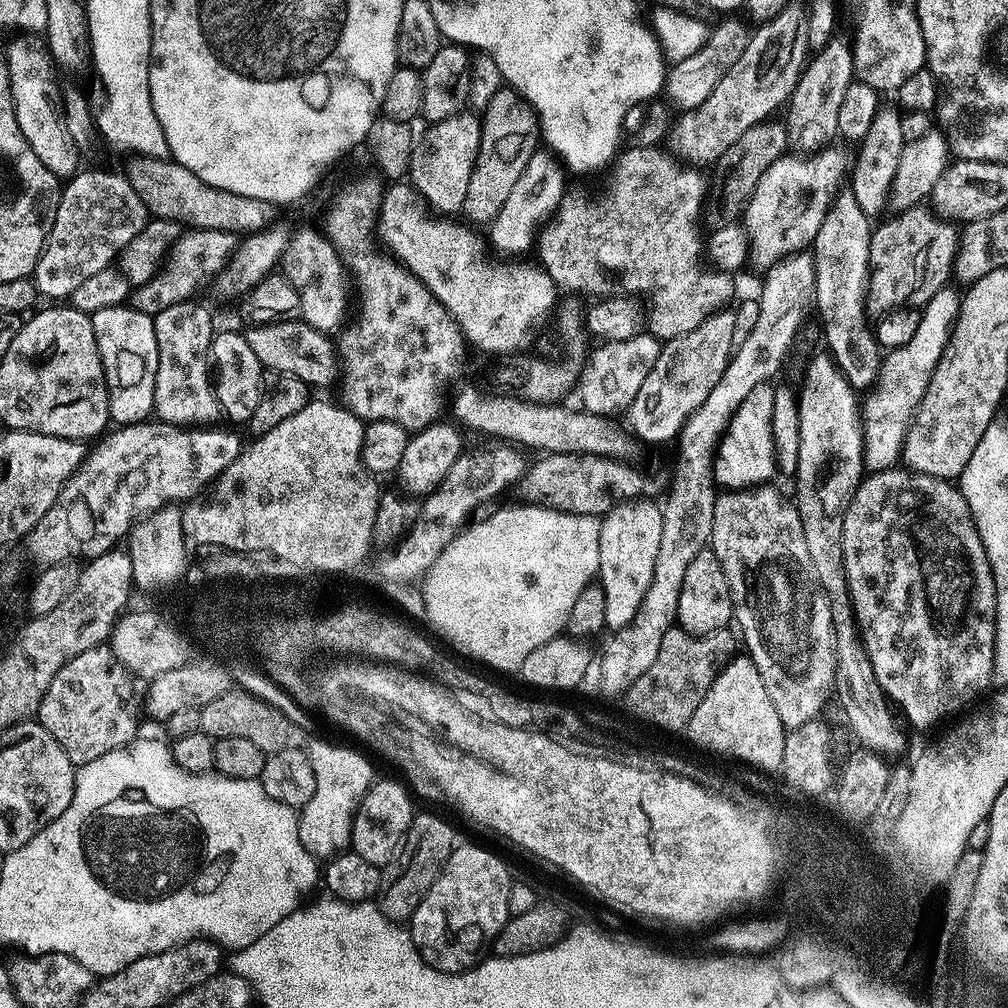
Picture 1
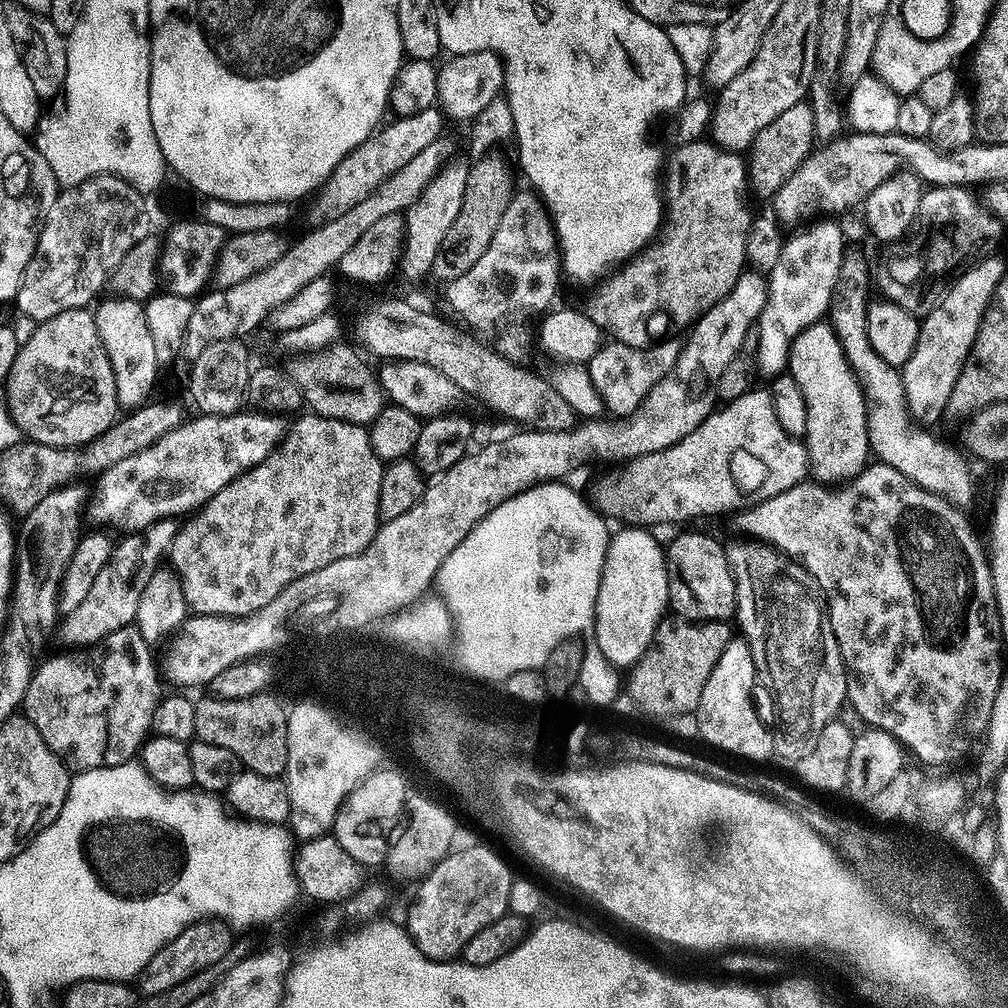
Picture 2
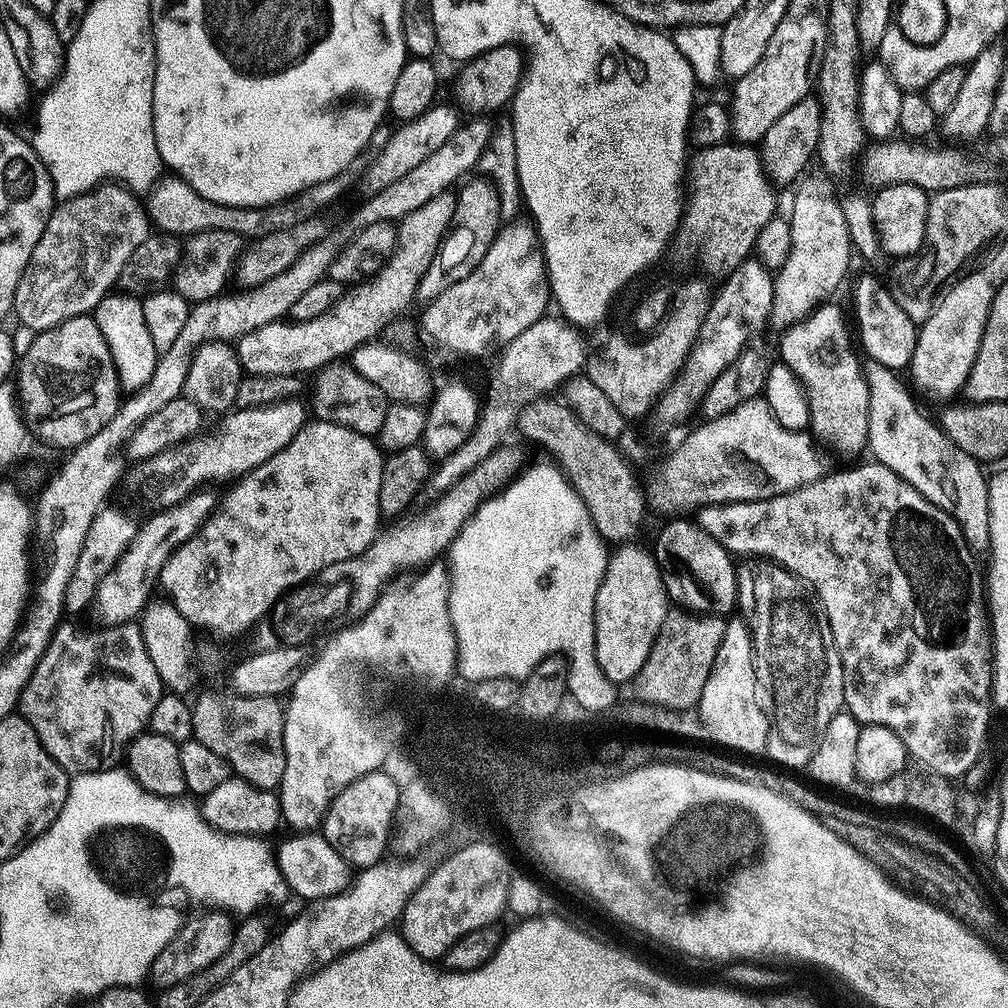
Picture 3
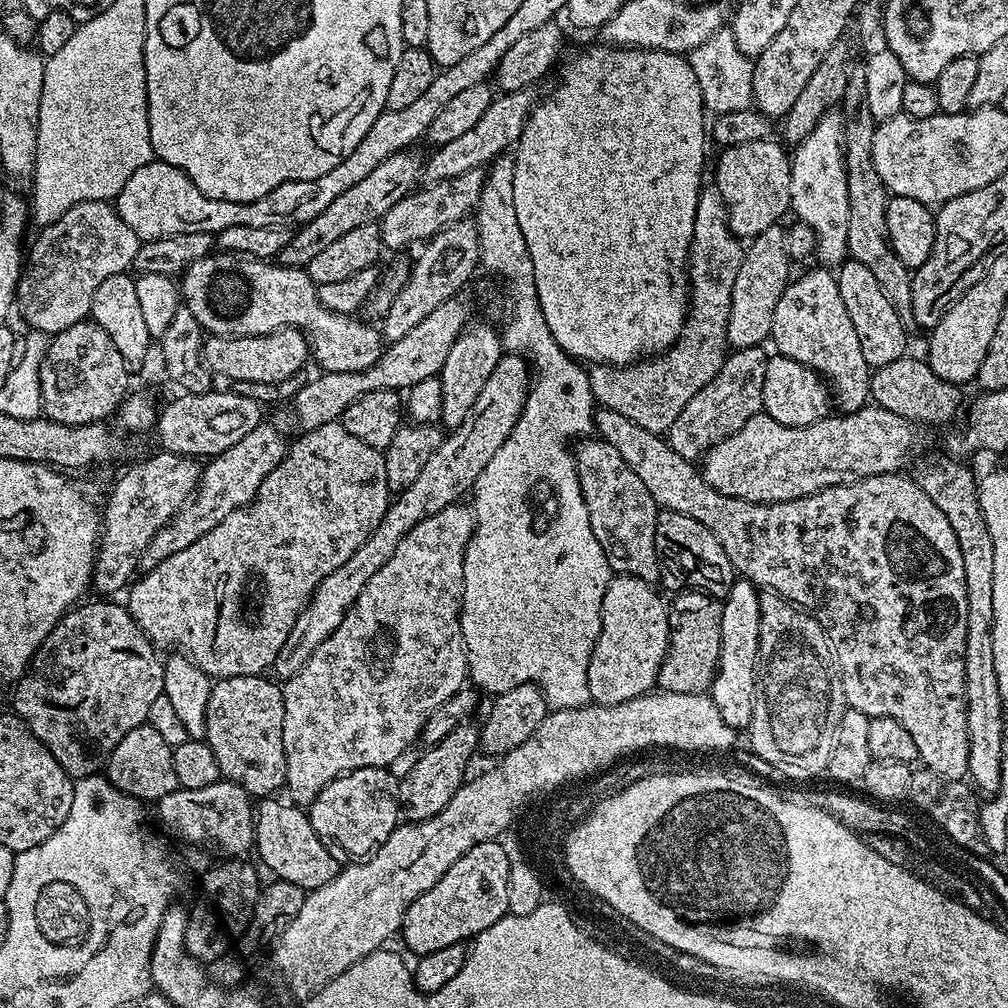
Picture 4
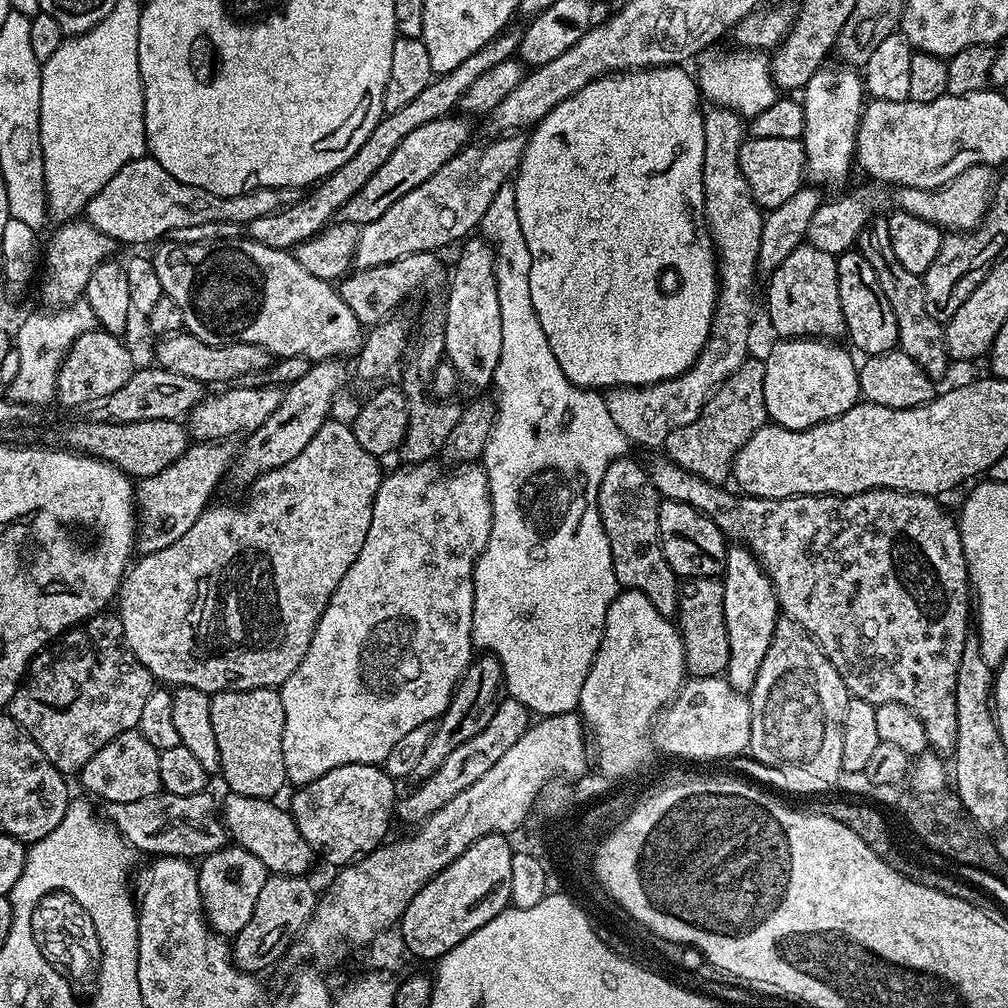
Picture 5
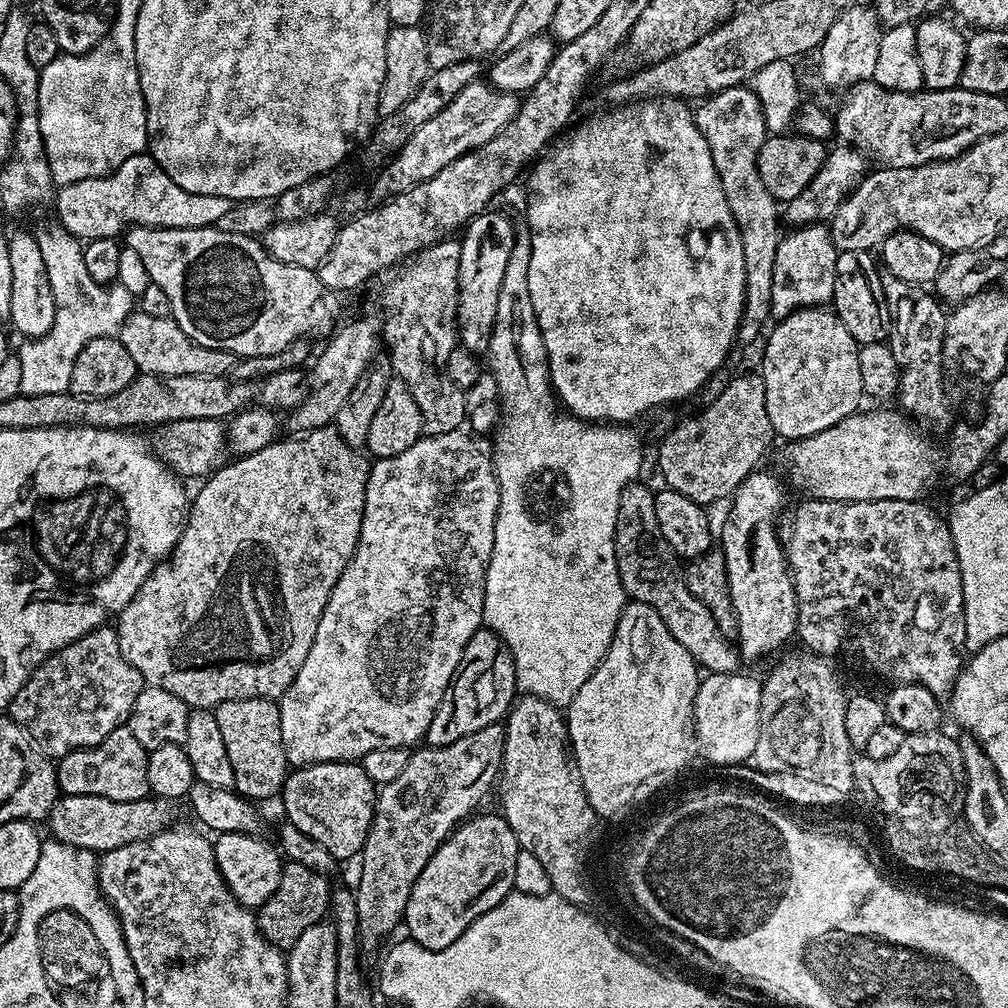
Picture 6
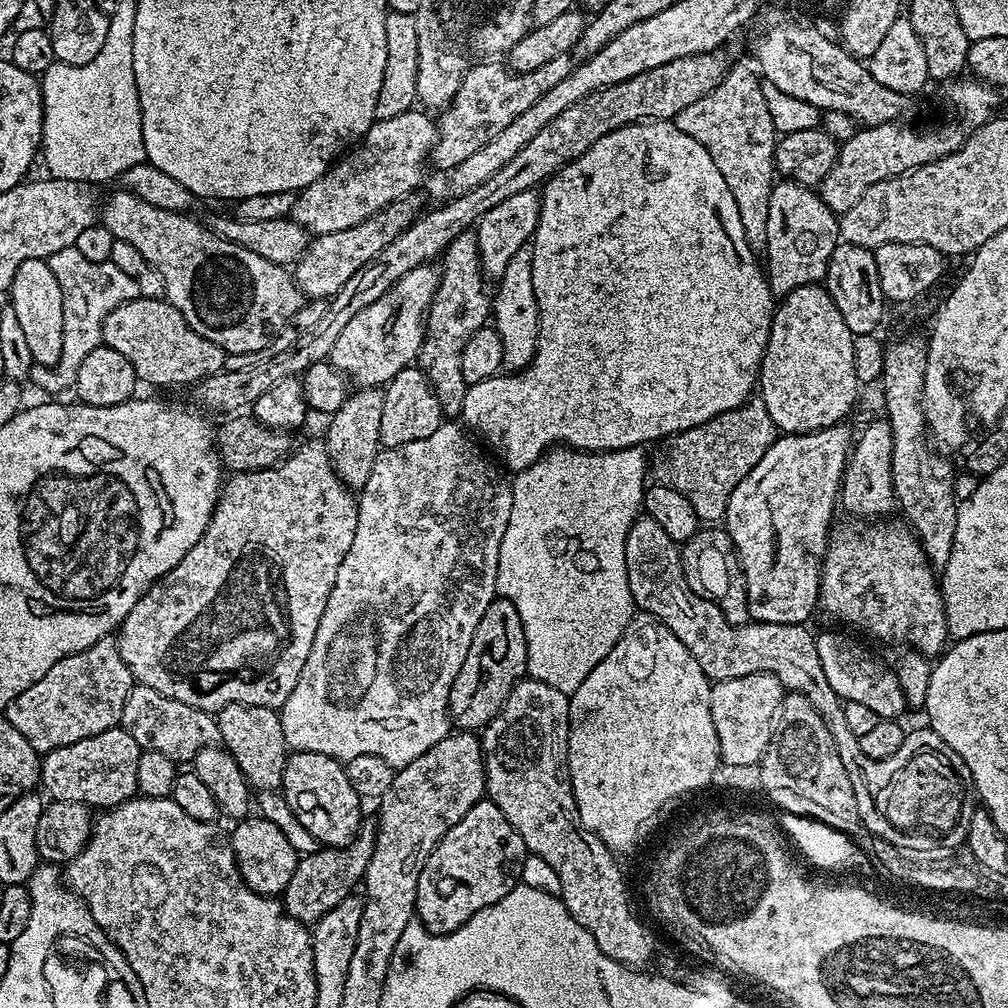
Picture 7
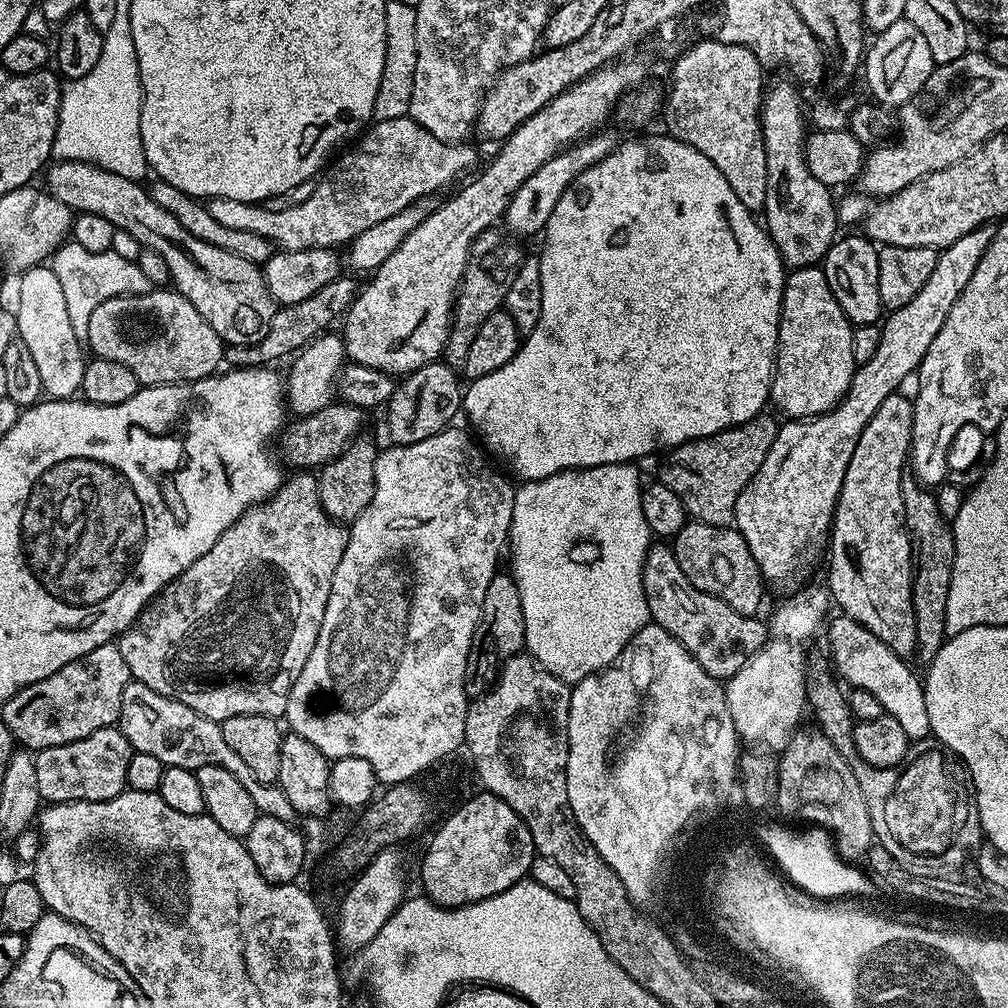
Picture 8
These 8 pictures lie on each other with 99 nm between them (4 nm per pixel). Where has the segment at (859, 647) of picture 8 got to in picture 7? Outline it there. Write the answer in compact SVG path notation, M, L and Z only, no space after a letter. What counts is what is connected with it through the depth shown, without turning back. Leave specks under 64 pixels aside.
M824 632L816 636L818 646L818 658L822 662L822 671L830 681L830 687L834 694L847 702L862 702L862 706L870 706L874 714L878 714L881 720L895 720L903 717L908 703L902 692L902 686L898 682L895 671L887 668L876 656L863 652L860 648L852 648L852 640L843 636L840 632Z

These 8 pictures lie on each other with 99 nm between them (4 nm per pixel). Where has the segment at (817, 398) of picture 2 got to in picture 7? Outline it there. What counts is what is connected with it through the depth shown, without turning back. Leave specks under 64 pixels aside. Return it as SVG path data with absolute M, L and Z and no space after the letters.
M787 178L773 183L770 218L766 220L768 244L763 251L768 256L766 275L773 297L783 298L807 284L820 284L828 275L830 254L834 254L841 240L837 213L822 202L819 191Z

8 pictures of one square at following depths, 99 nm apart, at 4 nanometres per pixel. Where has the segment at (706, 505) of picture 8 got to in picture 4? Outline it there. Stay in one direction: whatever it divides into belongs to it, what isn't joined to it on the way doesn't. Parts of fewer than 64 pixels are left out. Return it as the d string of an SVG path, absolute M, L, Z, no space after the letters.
M763 347L737 348L729 351L724 358L724 364L718 370L718 374L690 402L678 418L668 427L666 439L670 447L678 454L682 454L684 460L699 461L707 453L708 449L722 442L730 434L742 430L754 414L761 412L764 406L762 386L766 382L766 362L769 358Z

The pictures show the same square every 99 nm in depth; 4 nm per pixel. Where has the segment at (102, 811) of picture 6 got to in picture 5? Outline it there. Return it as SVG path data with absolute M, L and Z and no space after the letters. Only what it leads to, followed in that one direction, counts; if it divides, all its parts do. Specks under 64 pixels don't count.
M161 790L150 798L138 798L138 802L108 804L106 816L137 853L152 852L153 857L203 858L226 844L226 829L217 801L215 804L208 795L207 791L170 794Z

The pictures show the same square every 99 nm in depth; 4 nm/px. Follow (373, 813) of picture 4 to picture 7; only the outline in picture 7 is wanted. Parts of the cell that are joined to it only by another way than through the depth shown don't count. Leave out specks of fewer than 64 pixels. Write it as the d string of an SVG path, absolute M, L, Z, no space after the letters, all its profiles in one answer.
M292 752L284 767L280 788L286 802L290 802L290 810L298 814L298 822L302 822L321 845L344 848L360 831L362 798L354 786L350 786L347 767L332 756Z

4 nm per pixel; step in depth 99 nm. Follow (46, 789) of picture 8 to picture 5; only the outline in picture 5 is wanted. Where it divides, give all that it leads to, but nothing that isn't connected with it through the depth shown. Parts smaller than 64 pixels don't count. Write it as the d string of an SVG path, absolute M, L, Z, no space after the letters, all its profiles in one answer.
M139 730L118 734L82 770L78 773L78 780L93 797L101 796L108 804L122 802L138 802L138 798L150 798L154 793L161 791L158 778L158 758L160 749L150 746L146 738L142 738Z

